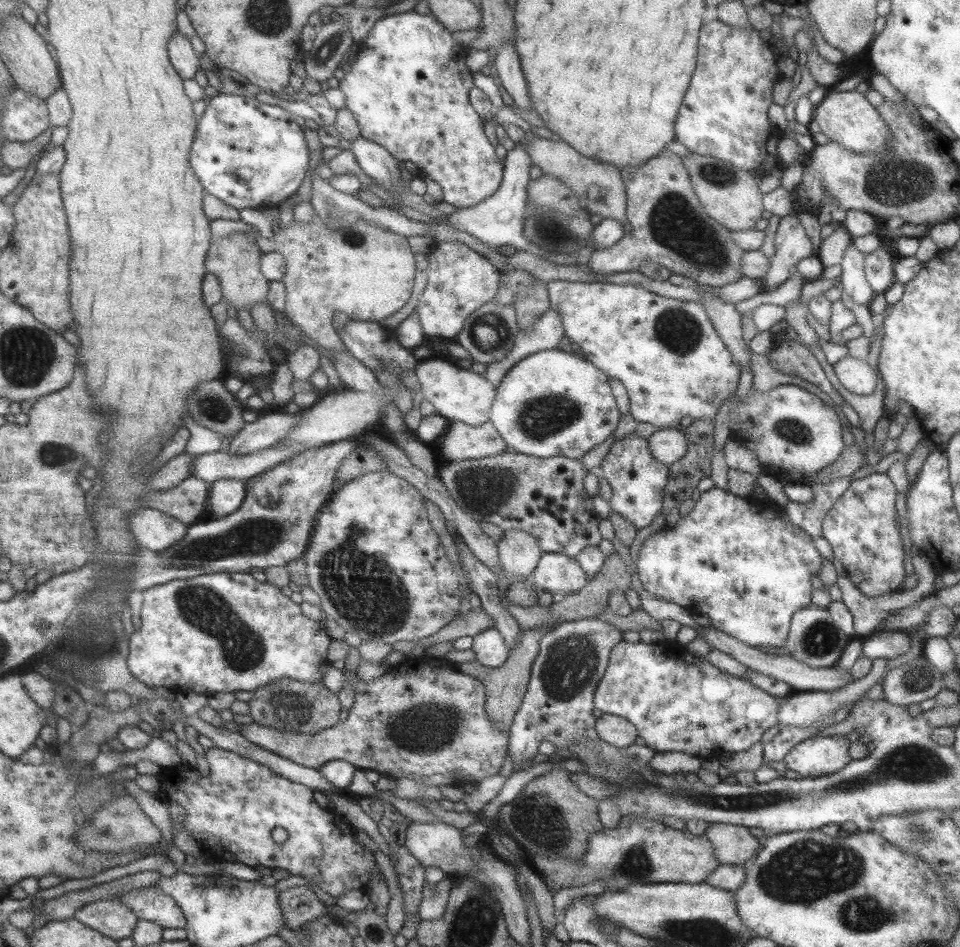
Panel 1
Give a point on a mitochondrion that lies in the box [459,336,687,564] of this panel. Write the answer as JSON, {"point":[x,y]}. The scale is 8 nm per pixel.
{"point":[538,421]}

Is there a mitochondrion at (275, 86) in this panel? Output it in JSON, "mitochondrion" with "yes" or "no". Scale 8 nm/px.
{"mitochondrion":"no"}

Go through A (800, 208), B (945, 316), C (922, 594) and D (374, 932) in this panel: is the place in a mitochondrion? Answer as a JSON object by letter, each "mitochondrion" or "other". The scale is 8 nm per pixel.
{"A":"other","B":"other","C":"other","D":"other"}

